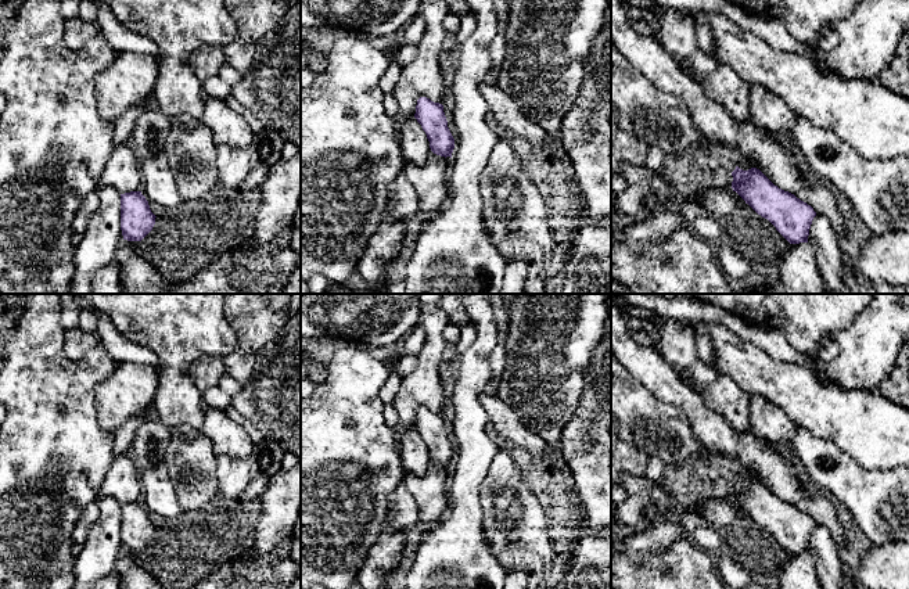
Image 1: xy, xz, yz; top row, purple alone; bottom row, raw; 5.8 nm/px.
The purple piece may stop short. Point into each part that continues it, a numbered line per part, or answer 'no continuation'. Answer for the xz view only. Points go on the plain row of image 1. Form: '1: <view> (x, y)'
no continuation

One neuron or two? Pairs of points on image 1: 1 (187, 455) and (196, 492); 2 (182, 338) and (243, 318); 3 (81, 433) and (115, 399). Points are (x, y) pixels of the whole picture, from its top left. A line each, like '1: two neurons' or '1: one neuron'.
1: one neuron
2: two neurons
3: two neurons

